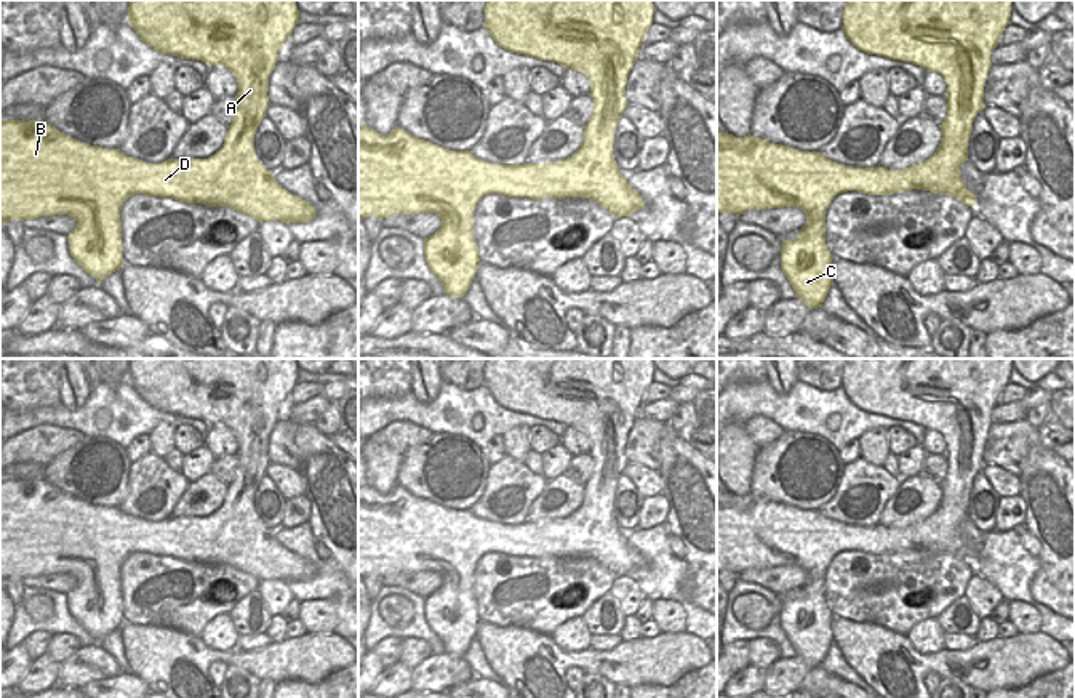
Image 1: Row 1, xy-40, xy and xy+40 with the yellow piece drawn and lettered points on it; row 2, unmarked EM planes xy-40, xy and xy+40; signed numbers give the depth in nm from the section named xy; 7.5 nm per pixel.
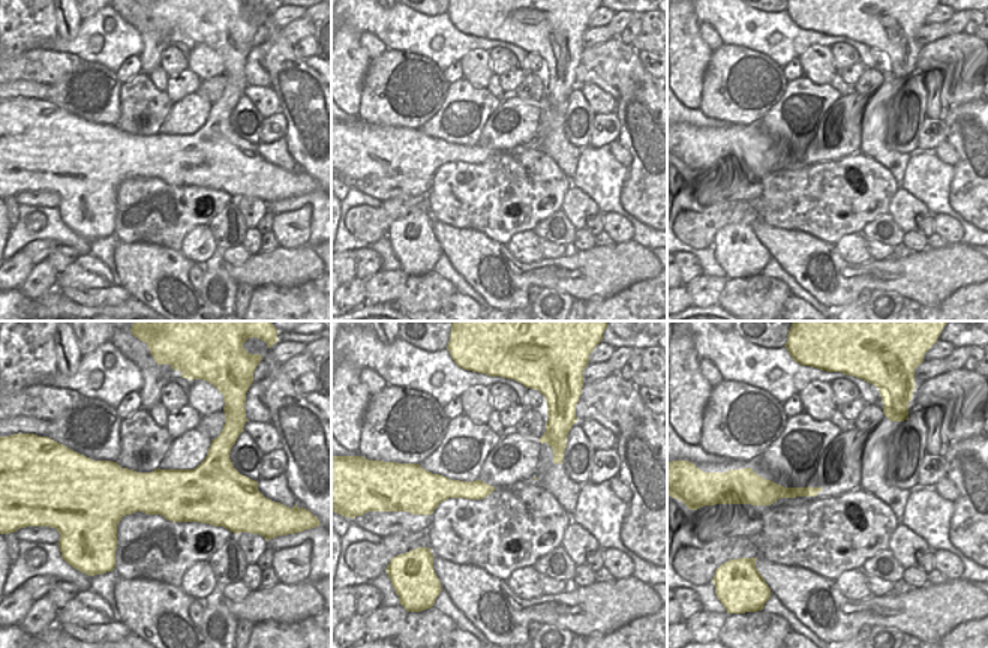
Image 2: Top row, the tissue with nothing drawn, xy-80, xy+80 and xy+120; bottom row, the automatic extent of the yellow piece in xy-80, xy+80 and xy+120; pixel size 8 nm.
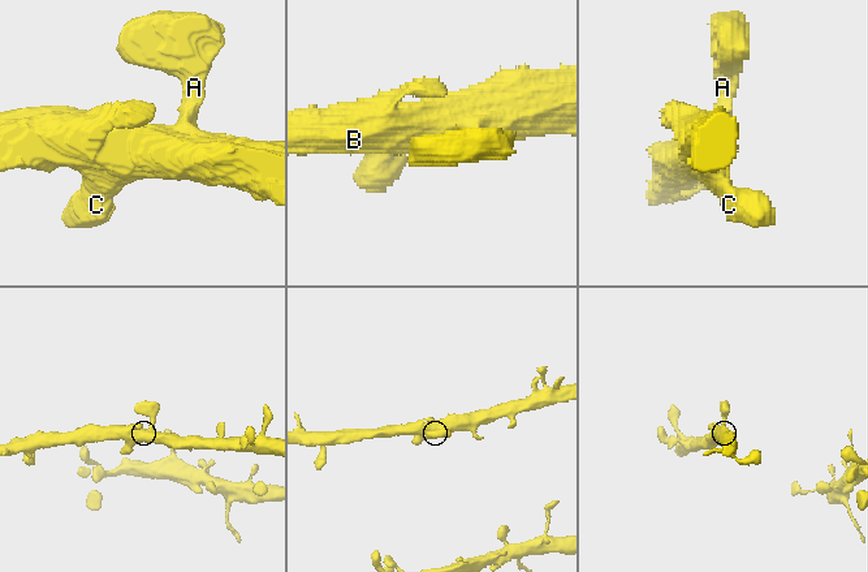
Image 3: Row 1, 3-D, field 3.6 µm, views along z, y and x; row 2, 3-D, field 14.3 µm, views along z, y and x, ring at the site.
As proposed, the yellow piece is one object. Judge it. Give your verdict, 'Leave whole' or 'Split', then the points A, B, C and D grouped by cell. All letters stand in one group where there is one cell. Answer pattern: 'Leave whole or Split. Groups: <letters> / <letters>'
Leave whole. Groups: A B C D.

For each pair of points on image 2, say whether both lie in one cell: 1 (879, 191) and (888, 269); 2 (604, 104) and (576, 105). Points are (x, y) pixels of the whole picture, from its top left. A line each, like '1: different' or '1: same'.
1: different
2: different

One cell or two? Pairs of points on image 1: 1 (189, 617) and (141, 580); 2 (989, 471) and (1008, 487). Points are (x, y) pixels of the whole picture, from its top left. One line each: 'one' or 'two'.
1: one
2: one

